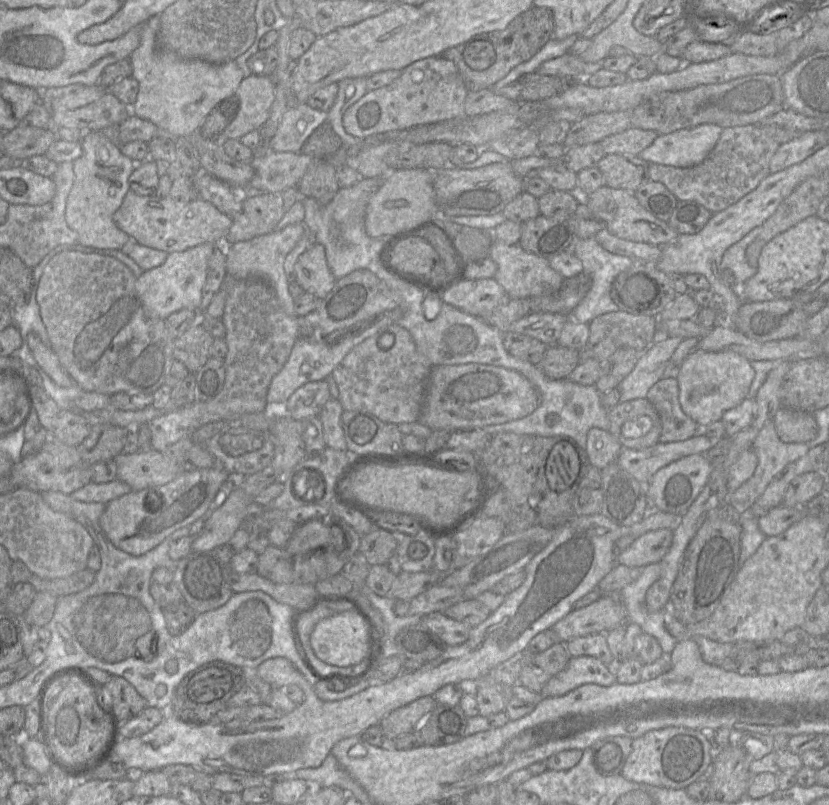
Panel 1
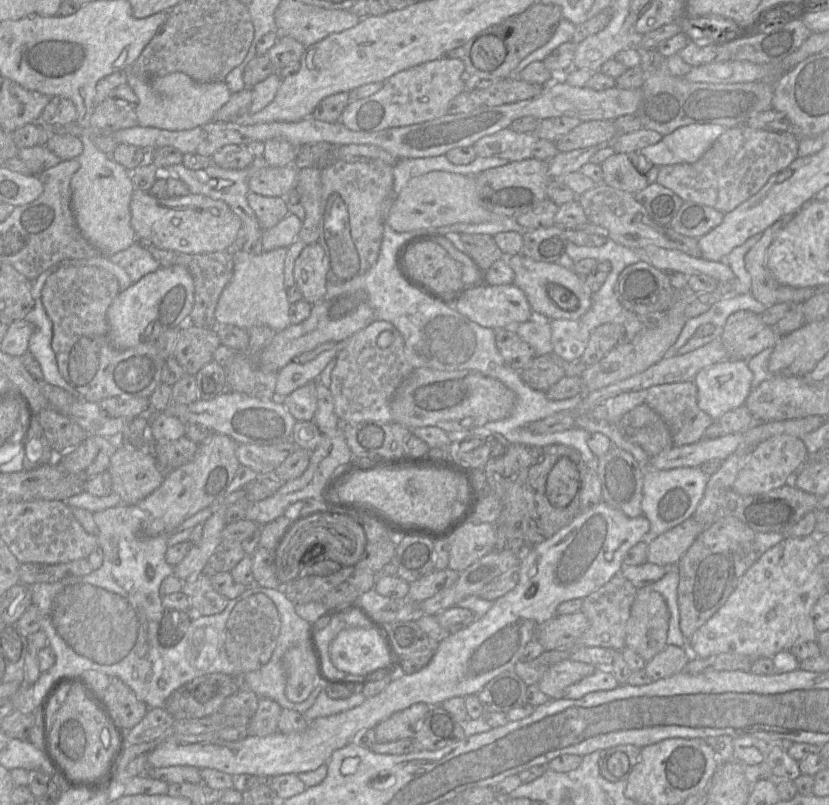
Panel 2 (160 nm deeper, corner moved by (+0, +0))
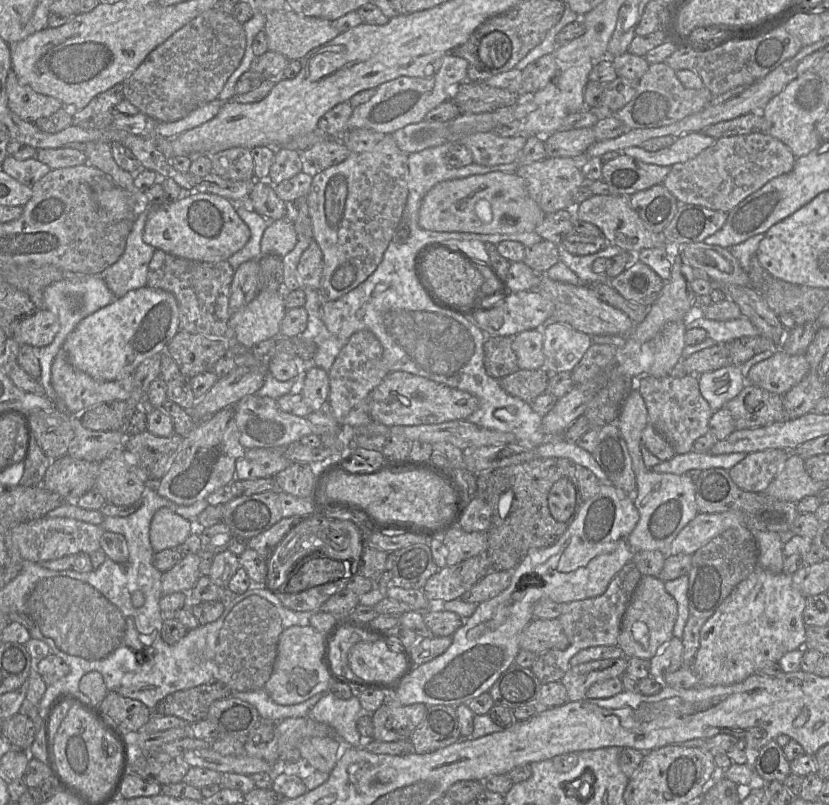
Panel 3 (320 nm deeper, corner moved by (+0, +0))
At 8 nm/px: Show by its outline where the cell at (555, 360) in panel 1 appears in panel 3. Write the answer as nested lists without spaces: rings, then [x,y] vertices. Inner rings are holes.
[[[545,369],[517,371],[499,379],[500,386],[508,394],[532,403],[538,396],[546,393],[550,373]]]

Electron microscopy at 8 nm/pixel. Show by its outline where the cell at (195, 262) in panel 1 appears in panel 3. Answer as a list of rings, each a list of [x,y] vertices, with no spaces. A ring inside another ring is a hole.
[[[144,286],[130,290],[83,318],[67,336],[62,349],[73,367],[92,378],[120,380],[131,376],[145,359],[164,352],[179,330],[176,297],[170,292]]]

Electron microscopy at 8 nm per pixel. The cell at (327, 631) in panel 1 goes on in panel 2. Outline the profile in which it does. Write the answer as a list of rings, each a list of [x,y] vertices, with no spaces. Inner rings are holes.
[[[373,629],[342,630],[329,645],[329,655],[340,671],[362,679],[378,669],[394,666],[396,658]]]

